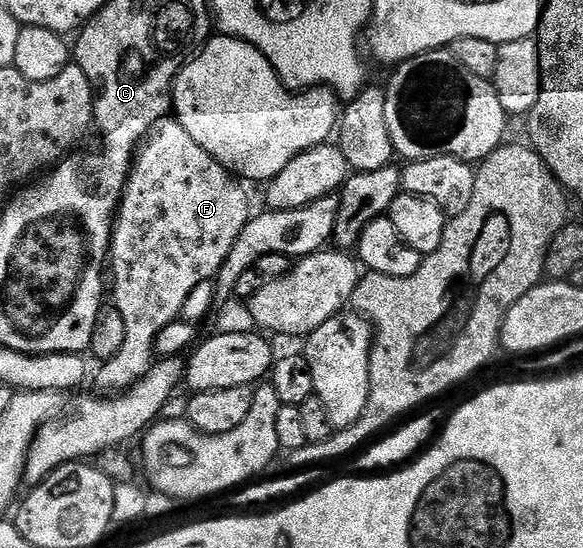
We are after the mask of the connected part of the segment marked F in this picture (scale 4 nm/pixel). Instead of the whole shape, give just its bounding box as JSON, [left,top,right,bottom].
[96,117,251,393]

